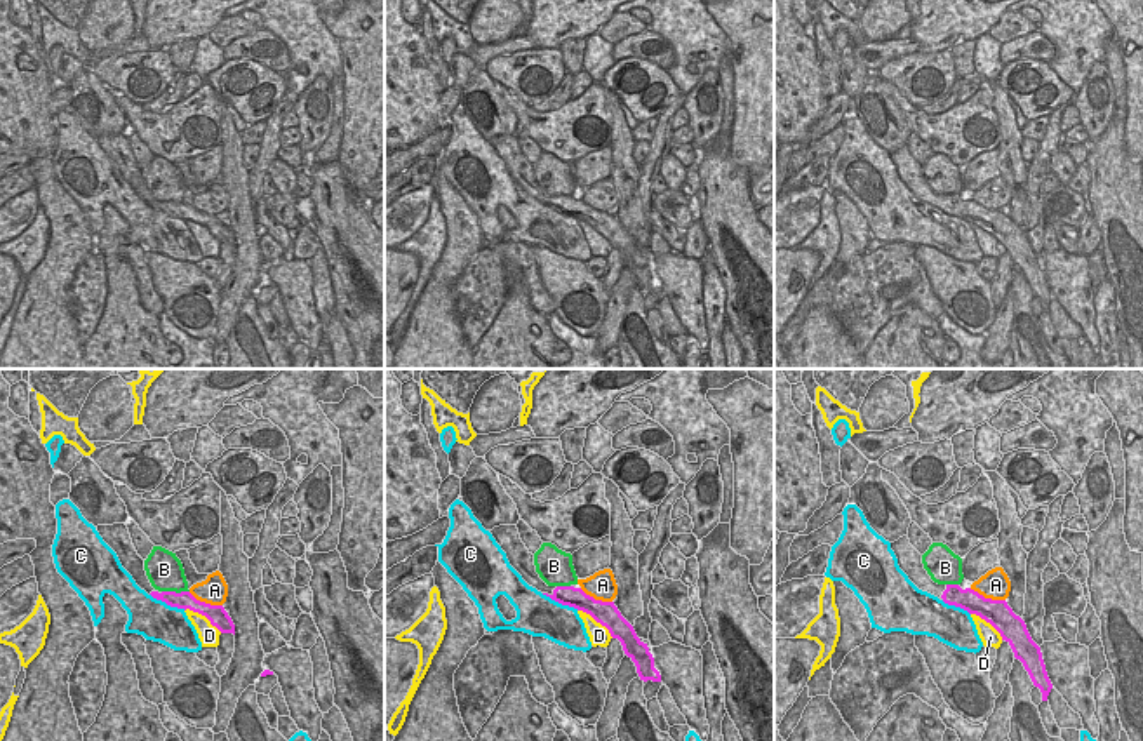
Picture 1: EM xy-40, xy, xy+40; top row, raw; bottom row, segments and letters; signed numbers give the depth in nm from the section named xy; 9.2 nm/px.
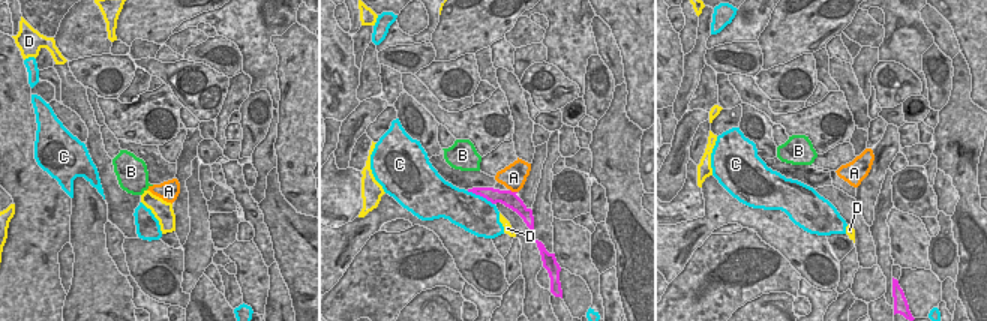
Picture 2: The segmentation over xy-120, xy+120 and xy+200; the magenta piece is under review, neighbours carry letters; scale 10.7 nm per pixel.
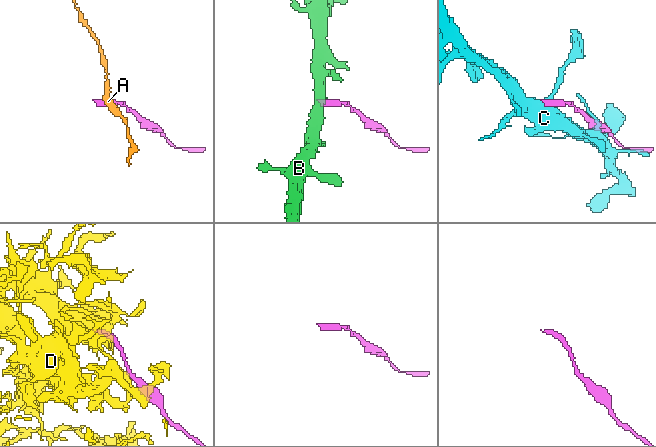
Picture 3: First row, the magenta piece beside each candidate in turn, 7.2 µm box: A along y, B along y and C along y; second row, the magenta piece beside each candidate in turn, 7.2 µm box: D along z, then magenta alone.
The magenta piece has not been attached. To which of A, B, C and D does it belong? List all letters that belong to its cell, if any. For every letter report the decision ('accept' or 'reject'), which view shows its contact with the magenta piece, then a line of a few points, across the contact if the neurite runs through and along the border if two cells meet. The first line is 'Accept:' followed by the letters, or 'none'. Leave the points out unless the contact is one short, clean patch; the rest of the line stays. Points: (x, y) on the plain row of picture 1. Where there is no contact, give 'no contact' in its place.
Accept: none
A: reject; contact in xy+40; line xy+40 (969, 199), (985, 207), (1004, 211)
B: reject; contact in xy-40; line xy-40 (162, 200), (188, 202)
C: reject; contact in xy
D: reject; contact in xy-40

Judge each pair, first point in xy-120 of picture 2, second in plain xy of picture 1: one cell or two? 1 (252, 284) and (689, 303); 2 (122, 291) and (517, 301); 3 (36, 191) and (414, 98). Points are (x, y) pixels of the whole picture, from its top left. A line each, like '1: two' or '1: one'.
1: one
2: one
3: one

